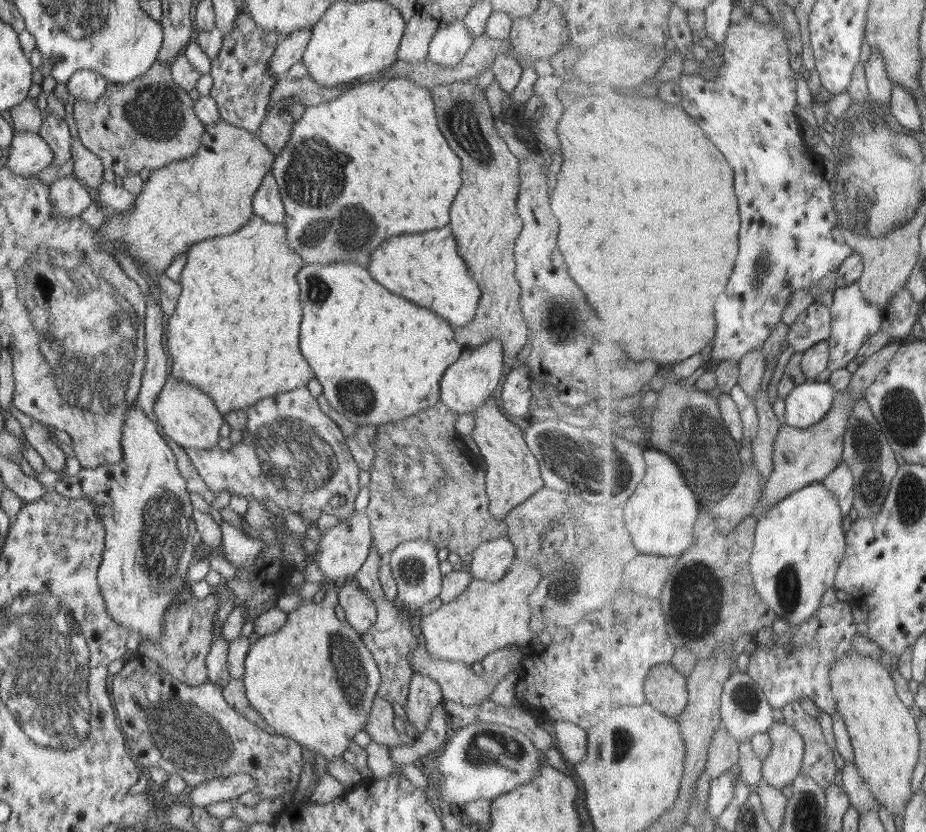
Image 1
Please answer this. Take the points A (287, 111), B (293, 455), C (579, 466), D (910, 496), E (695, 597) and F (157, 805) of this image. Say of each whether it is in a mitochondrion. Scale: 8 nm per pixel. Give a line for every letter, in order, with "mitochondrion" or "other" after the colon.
A: mitochondrion
B: mitochondrion
C: mitochondrion
D: mitochondrion
E: mitochondrion
F: other

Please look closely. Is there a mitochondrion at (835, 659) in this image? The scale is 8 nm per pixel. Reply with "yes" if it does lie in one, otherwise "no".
no

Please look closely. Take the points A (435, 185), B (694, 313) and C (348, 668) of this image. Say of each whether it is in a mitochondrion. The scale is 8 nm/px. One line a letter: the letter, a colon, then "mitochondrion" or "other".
A: other
B: other
C: mitochondrion

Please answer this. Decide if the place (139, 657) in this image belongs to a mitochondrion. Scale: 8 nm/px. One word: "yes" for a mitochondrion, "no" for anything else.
no

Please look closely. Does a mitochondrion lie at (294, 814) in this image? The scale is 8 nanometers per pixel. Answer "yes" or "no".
no

